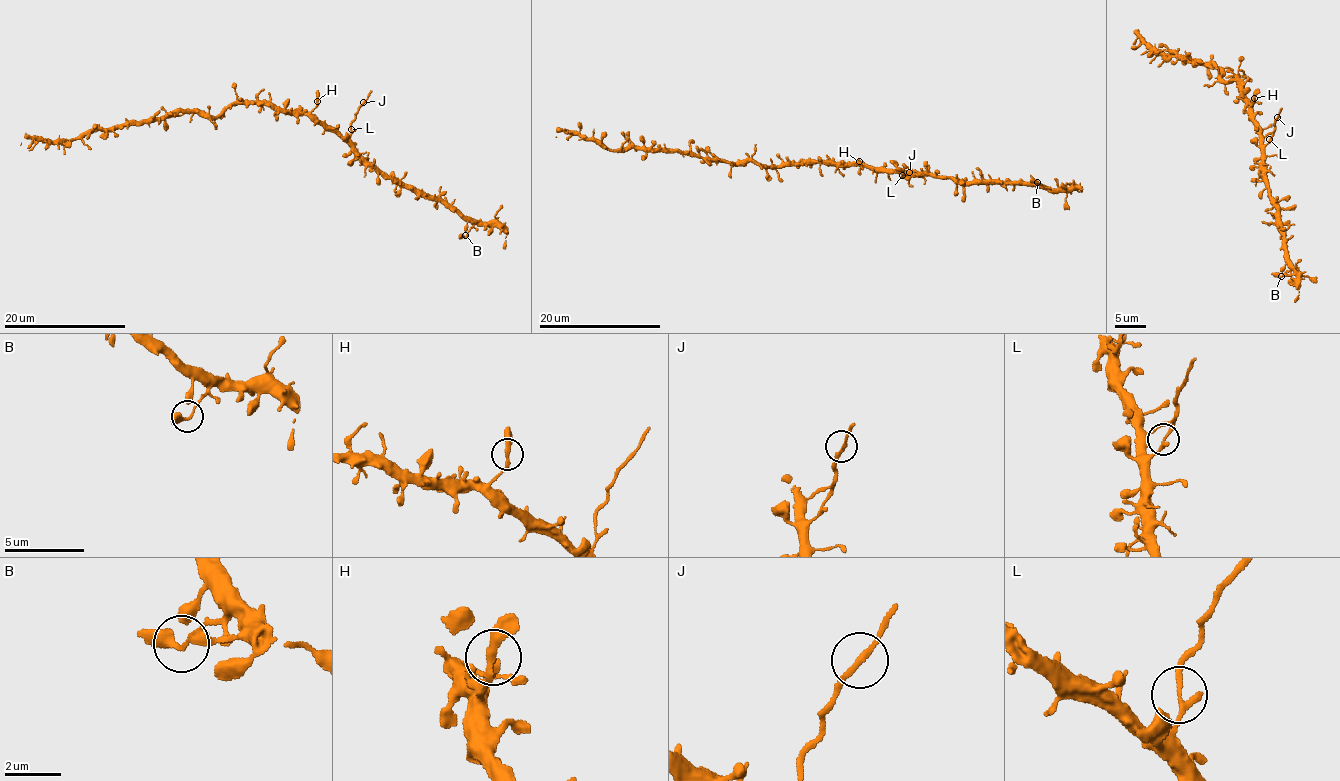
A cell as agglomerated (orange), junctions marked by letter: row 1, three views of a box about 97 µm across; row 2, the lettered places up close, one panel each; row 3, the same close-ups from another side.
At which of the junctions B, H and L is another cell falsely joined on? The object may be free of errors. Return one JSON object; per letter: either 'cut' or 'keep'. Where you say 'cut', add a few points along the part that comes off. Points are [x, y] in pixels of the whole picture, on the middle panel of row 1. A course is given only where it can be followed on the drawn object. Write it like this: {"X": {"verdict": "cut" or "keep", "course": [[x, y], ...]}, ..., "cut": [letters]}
{"B": {"verdict": "keep"}, "H": {"verdict": "keep"}, "L": {"verdict": "cut", "course": [[902, 175], [916, 172]]}, "cut": ["L"]}

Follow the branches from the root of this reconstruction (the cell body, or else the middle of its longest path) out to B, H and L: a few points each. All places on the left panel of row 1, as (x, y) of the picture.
B: (273, 110), (310, 112), (381, 171), (426, 194), (439, 196), (467, 222), (465, 235)
H: (273, 110), (310, 112), (317, 101)
L: (273, 110), (310, 112), (346, 138), (351, 129)

